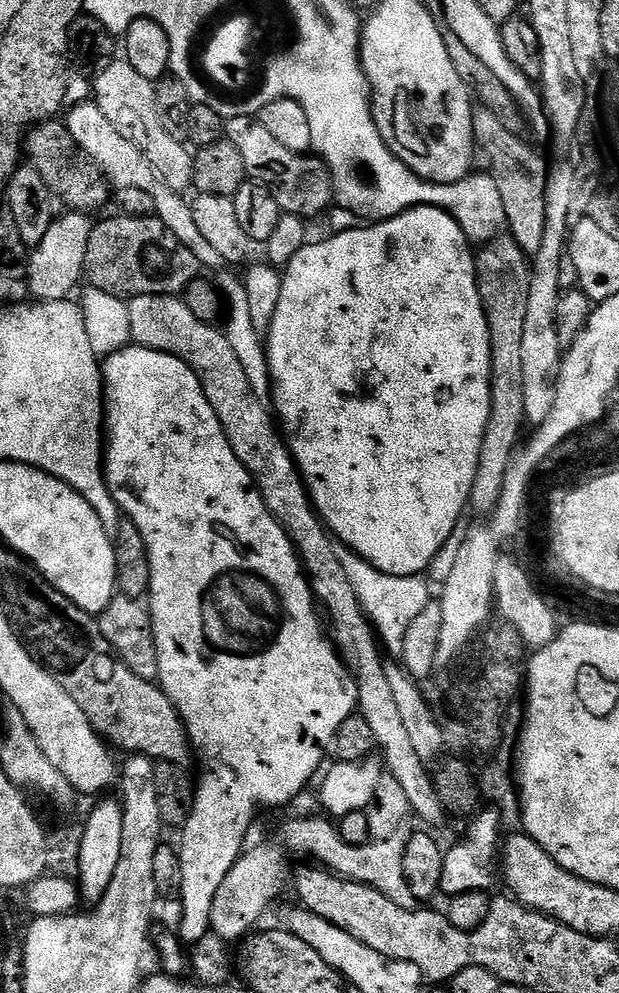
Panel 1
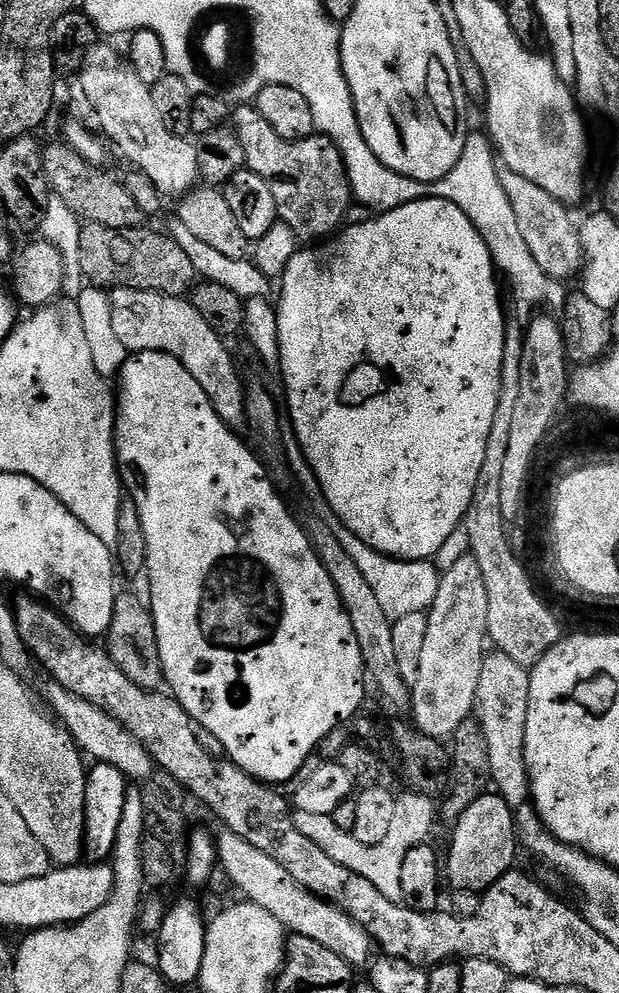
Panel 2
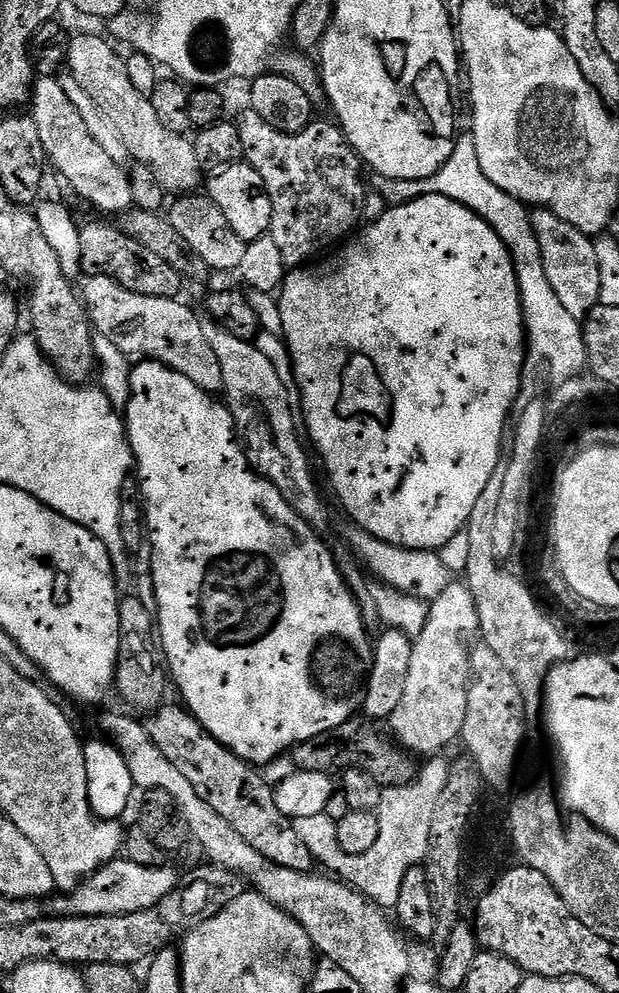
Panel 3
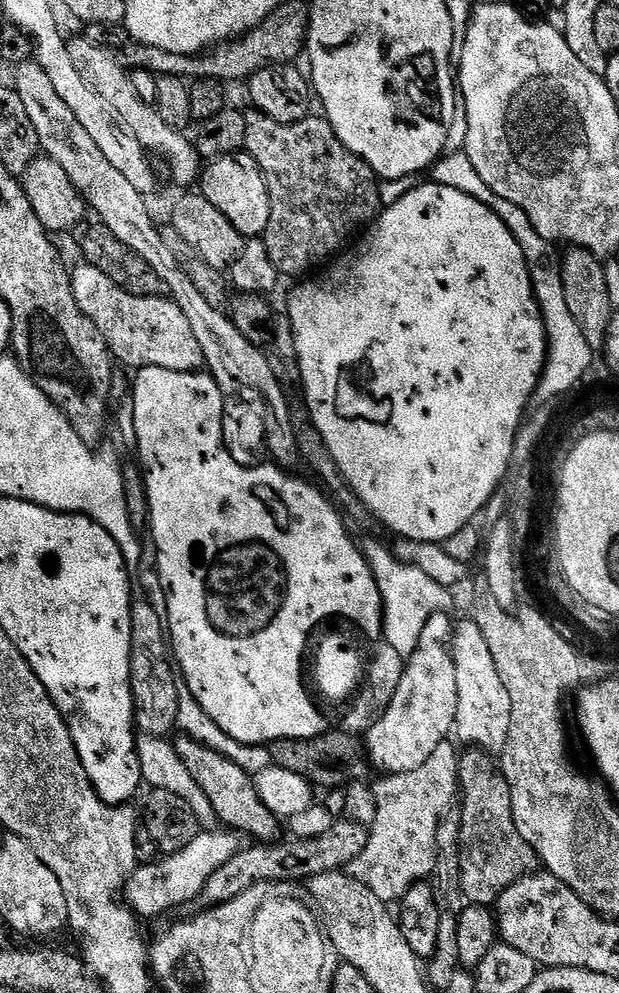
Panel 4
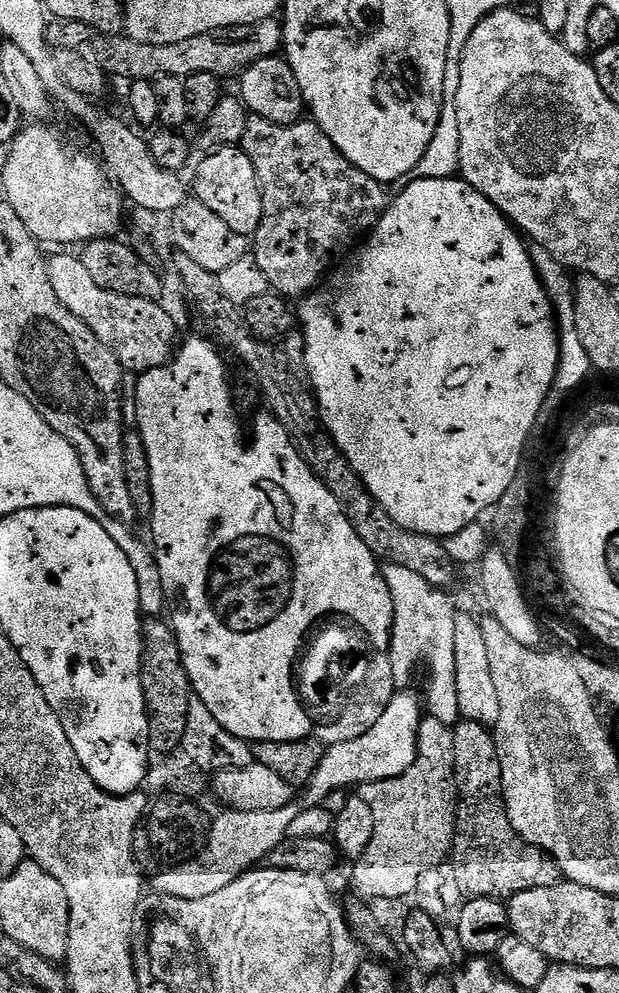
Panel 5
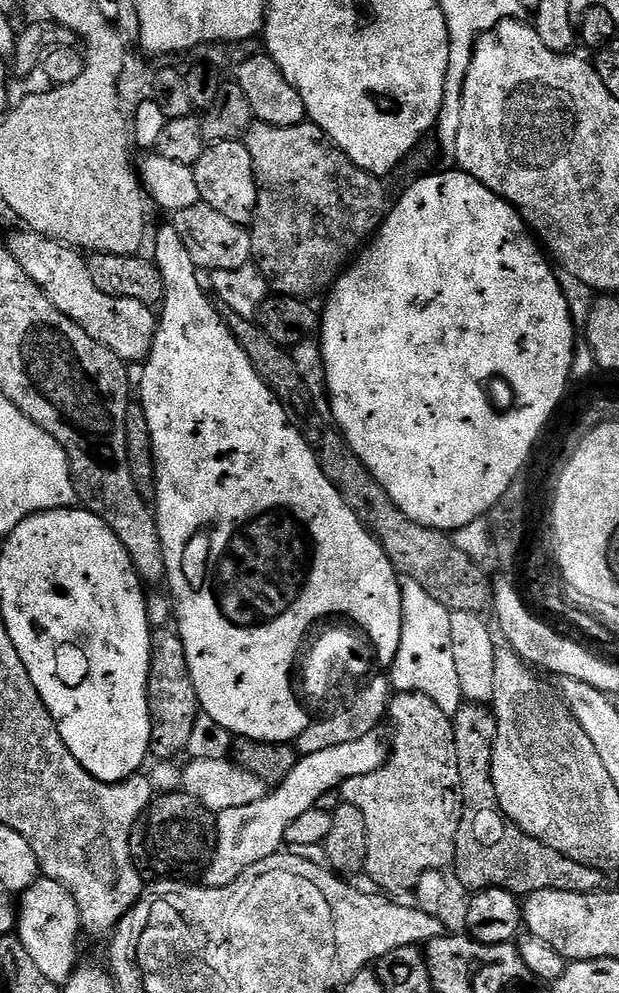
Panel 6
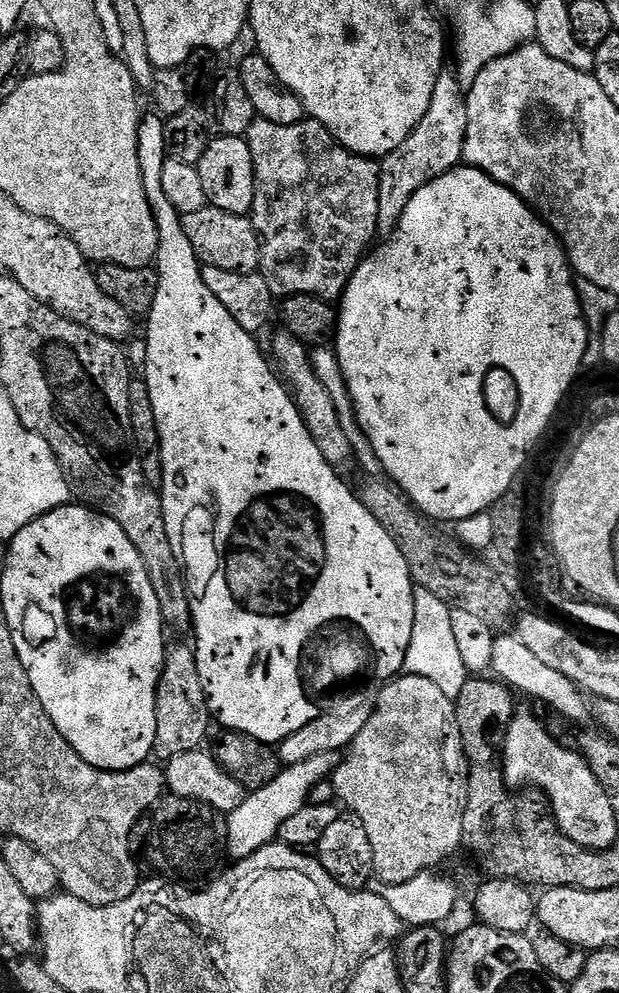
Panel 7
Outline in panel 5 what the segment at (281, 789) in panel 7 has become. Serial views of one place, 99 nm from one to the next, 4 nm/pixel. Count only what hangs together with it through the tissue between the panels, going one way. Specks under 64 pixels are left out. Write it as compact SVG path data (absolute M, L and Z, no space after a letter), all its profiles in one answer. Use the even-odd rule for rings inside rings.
M412 690L397 691L395 698L382 713L382 718L378 718L378 722L374 722L374 727L366 730L362 738L354 738L354 742L342 742L325 747L322 762L303 789L303 792L305 791L303 807L320 806L326 794L335 788L348 790L352 788L351 784L353 786L373 784L379 780L400 776L406 770L410 770L410 766L416 760L416 743L421 719L421 697L419 695L416 697ZM293 802L278 810L221 811L221 816L211 821L208 842L200 849L198 855L185 860L182 864L165 867L158 875L151 877L151 891L153 888L157 897L197 900L207 898L210 894L218 894L218 890L226 890L230 882L243 876L253 866L259 865L270 851L287 837L290 822L298 818L300 810L301 805Z

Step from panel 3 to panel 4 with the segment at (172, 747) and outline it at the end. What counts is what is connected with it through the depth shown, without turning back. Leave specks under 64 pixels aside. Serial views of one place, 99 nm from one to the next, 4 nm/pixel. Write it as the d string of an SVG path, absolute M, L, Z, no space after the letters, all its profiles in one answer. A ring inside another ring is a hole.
M177 735L174 745L178 758L185 764L194 781L202 788L202 794L210 798L210 806L214 806L216 819L225 829L236 834L245 832L246 835L253 836L252 840L256 842L271 842L277 839L278 817L270 810L266 810L262 798L258 798L255 779L248 775L246 770L242 770L240 766L236 766L222 754L199 745L186 735Z

